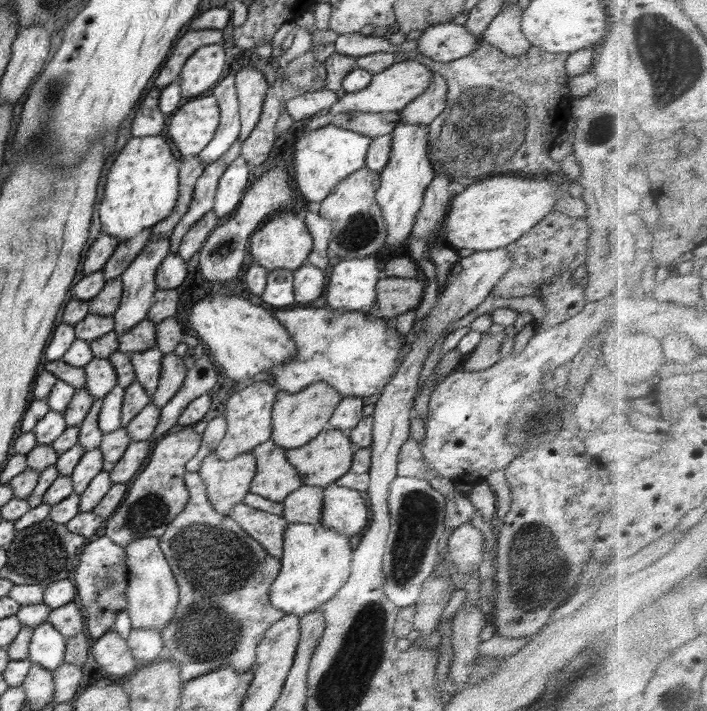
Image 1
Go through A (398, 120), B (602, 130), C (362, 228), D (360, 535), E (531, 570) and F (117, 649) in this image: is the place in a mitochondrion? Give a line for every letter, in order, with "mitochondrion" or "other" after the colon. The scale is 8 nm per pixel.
A: other
B: mitochondrion
C: mitochondrion
D: other
E: mitochondrion
F: other

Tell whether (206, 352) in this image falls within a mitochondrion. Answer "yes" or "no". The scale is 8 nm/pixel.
no

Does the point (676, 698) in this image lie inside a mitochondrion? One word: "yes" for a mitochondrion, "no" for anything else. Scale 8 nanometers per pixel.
yes

